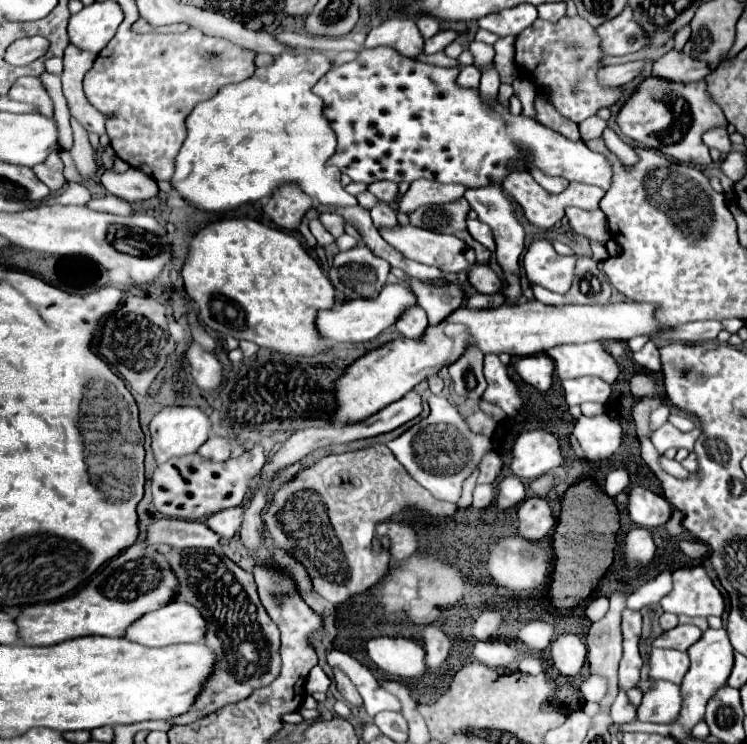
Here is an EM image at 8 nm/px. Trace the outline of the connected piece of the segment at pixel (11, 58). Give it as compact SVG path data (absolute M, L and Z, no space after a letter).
M39 35L23 37L7 47L3 59L9 65L29 65L35 59L43 57L47 53L47 49L49 49L49 41L45 37L39 37Z

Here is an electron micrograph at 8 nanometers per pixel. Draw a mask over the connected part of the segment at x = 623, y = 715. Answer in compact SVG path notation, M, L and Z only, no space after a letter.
M621 691L617 694L617 698L610 708L610 716L614 723L630 723L636 719L637 708L627 701L627 694Z

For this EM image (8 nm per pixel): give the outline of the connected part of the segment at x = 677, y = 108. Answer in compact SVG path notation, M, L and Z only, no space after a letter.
M649 77L627 99L617 117L617 125L627 139L641 143L643 147L657 149L679 163L705 167L711 165L711 155L701 135L711 127L723 127L727 123L719 105L709 97L705 81L669 83L663 79Z

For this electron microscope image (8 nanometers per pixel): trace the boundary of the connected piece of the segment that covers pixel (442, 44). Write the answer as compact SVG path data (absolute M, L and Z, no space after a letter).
M441 31L439 35L433 35L431 39L425 41L423 53L431 55L431 53L437 53L437 51L443 51L451 41L455 41L455 37L457 37L457 33L453 33L453 31Z

